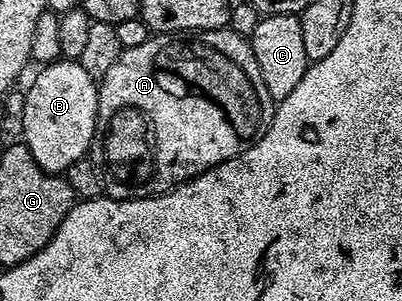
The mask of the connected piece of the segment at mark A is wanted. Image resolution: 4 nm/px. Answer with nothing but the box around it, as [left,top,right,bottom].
[91,29,274,201]

